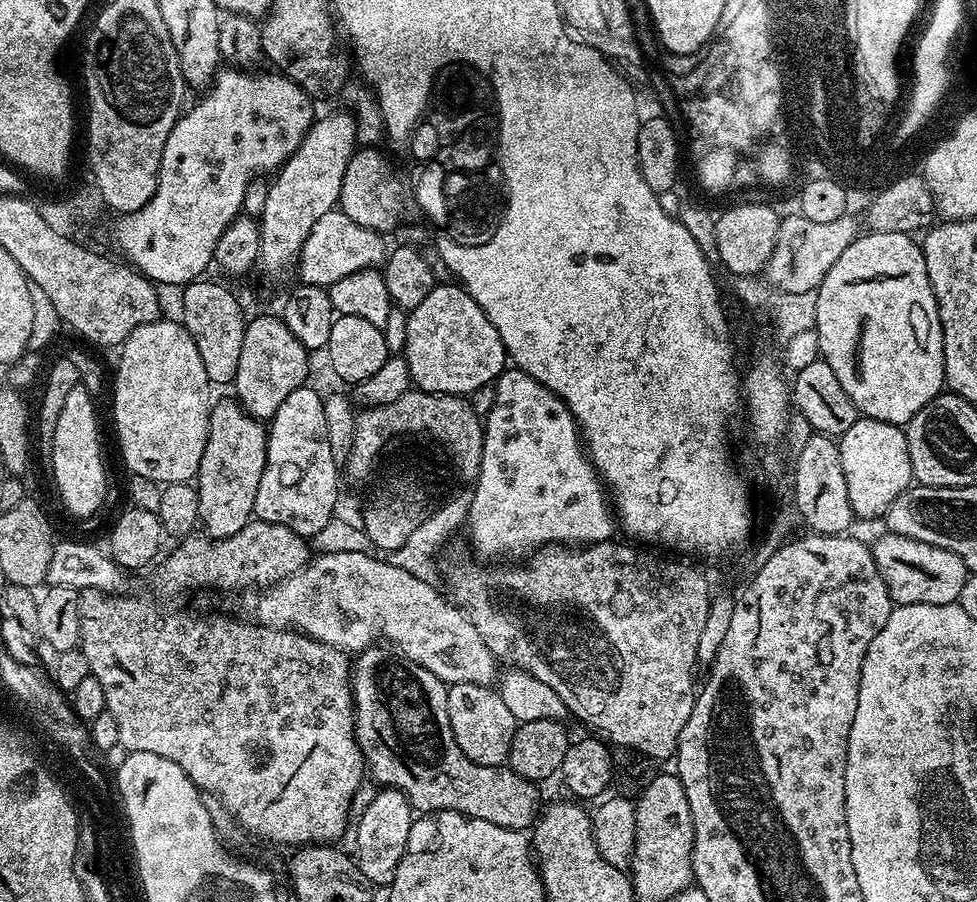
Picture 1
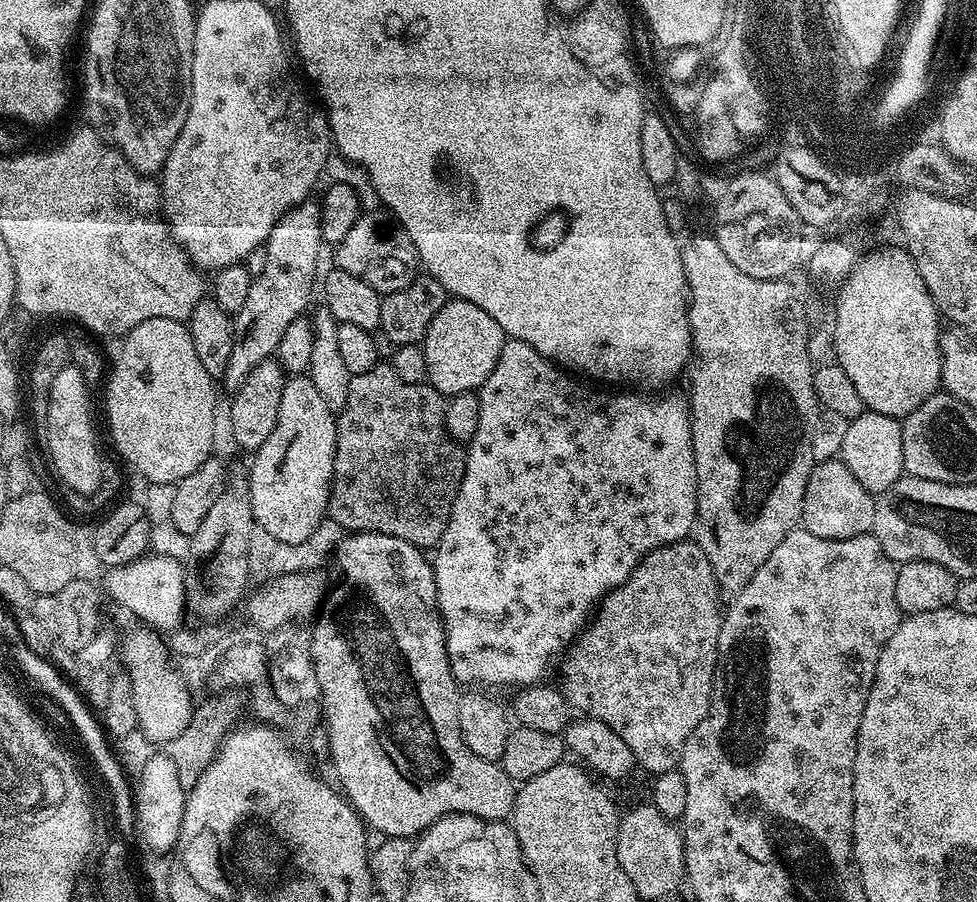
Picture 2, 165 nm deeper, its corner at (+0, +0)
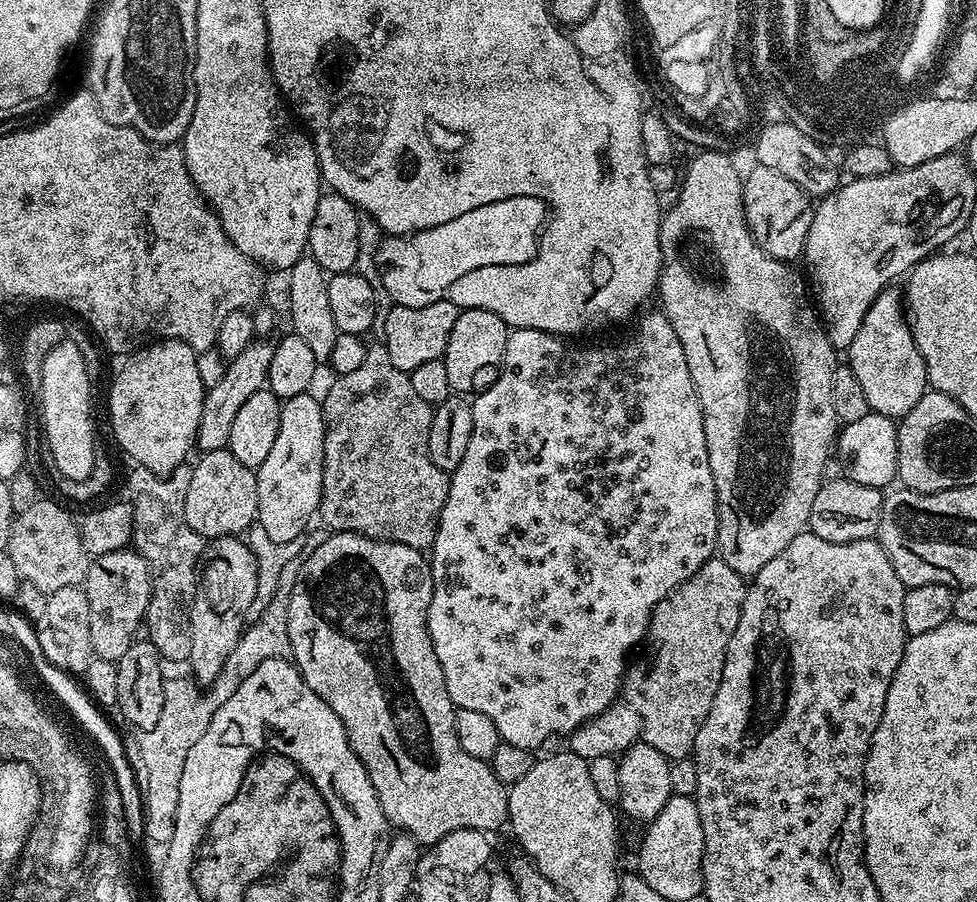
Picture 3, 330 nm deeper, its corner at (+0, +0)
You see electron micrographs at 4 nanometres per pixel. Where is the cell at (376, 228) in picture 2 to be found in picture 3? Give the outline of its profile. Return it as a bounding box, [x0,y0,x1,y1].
[376,196,550,306]

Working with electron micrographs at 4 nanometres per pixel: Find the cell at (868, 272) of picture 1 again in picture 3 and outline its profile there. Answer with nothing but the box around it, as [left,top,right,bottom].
[846,287,930,418]

